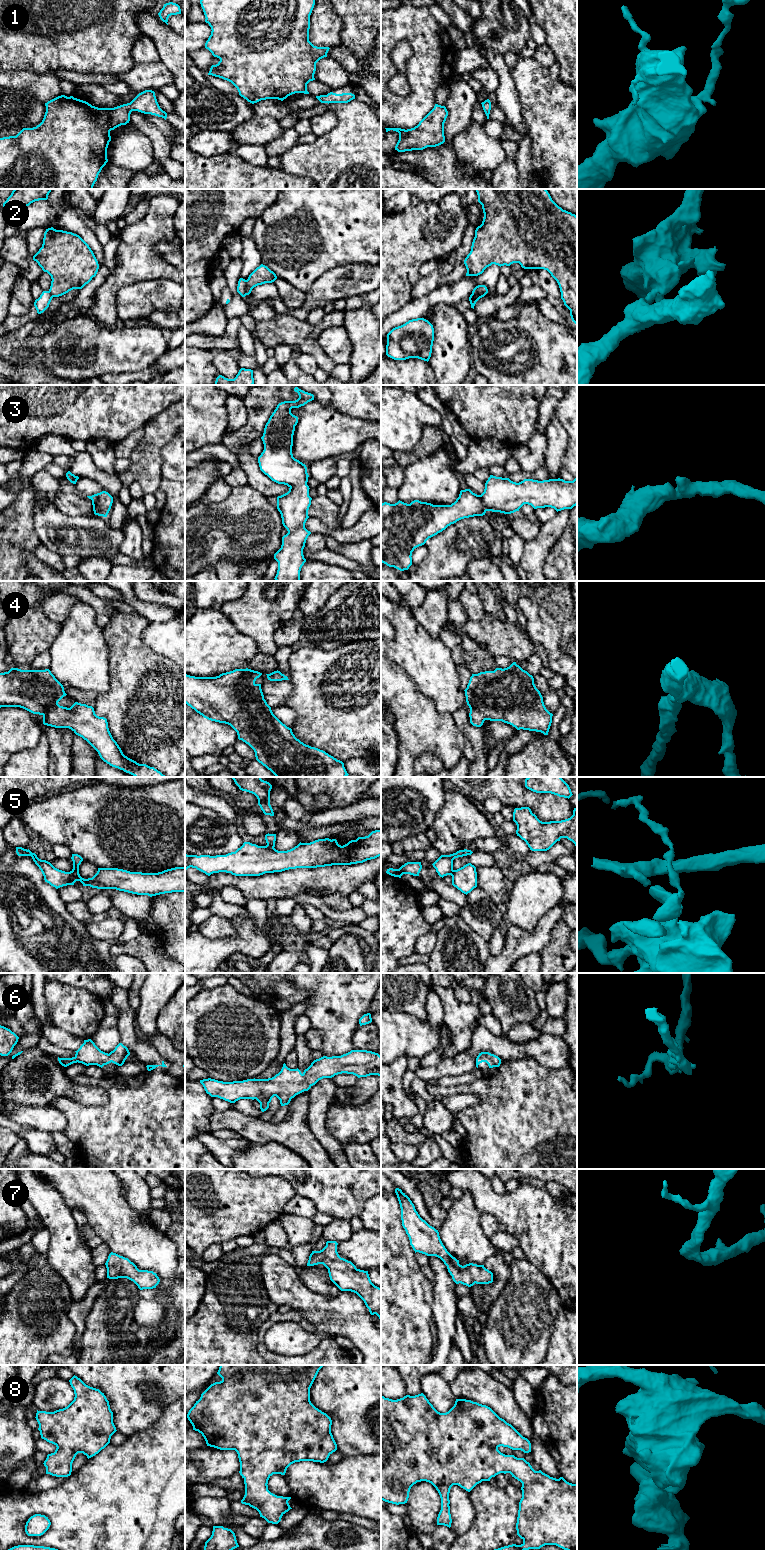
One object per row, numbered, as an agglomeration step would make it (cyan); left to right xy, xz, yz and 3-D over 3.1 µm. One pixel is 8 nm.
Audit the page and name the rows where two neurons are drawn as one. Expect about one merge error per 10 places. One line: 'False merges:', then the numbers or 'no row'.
False merges: 2, 5

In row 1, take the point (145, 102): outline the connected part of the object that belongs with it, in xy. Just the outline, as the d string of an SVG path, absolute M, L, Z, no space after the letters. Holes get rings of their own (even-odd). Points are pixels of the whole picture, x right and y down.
M145 90L130 103L114 108L98 108L65 95L48 101L45 106L46 112L39 125L23 128L16 136L0 138L0 189L93 189L99 173L108 162L107 148L111 141L111 130L129 123L132 111L155 115L165 120L167 118L167 113L160 108L152 90Z

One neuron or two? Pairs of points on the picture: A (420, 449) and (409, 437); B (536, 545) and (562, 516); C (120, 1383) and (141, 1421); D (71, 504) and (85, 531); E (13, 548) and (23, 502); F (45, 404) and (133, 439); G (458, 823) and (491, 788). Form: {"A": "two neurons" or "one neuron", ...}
{"A": "two neurons", "B": "one neuron", "C": "one neuron", "D": "two neurons", "E": "one neuron", "F": "two neurons", "G": "two neurons"}

